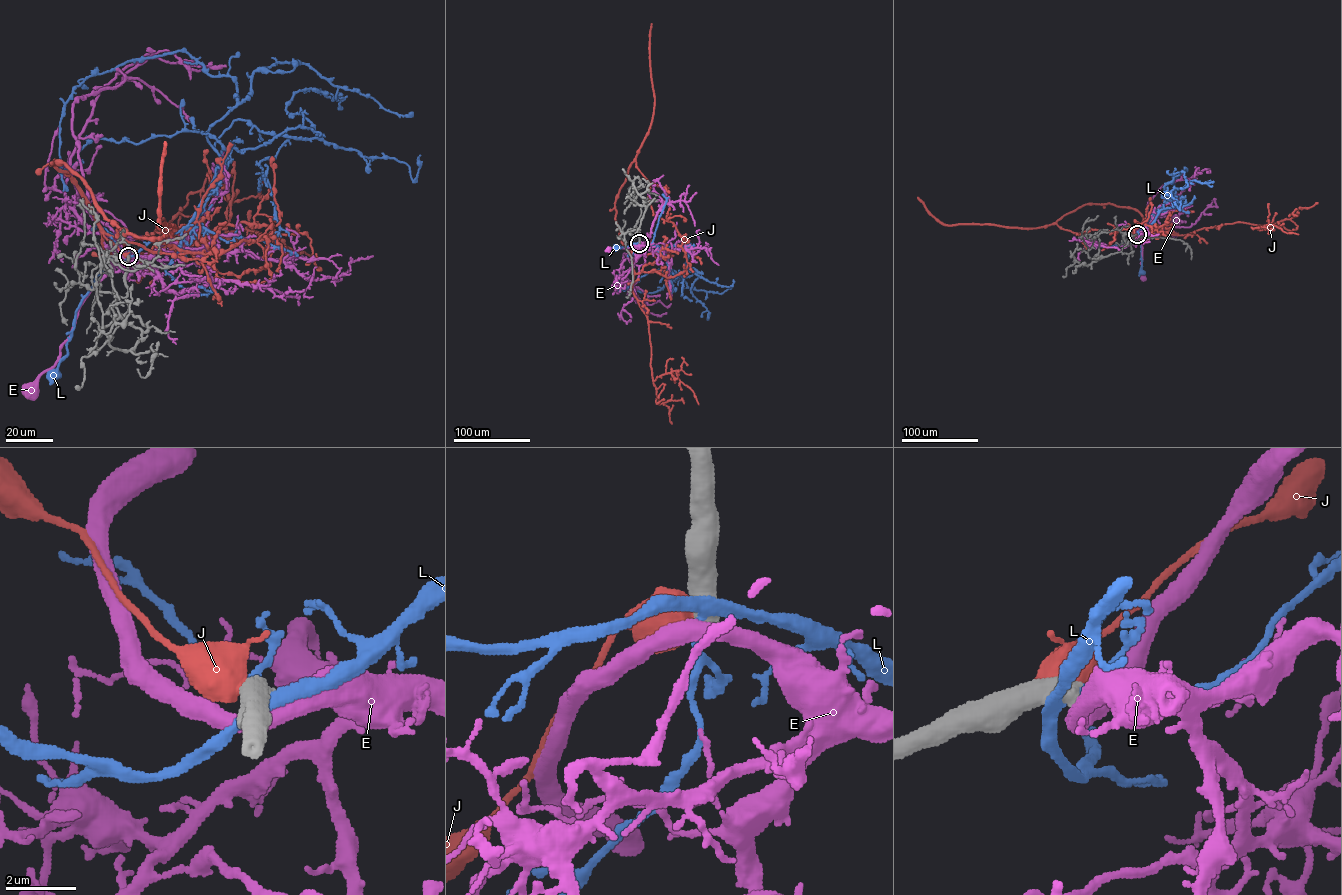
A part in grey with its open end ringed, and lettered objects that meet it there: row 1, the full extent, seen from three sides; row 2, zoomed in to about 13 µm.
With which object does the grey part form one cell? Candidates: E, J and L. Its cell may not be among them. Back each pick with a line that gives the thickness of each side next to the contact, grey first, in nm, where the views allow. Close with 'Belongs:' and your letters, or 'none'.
Belongs: none

